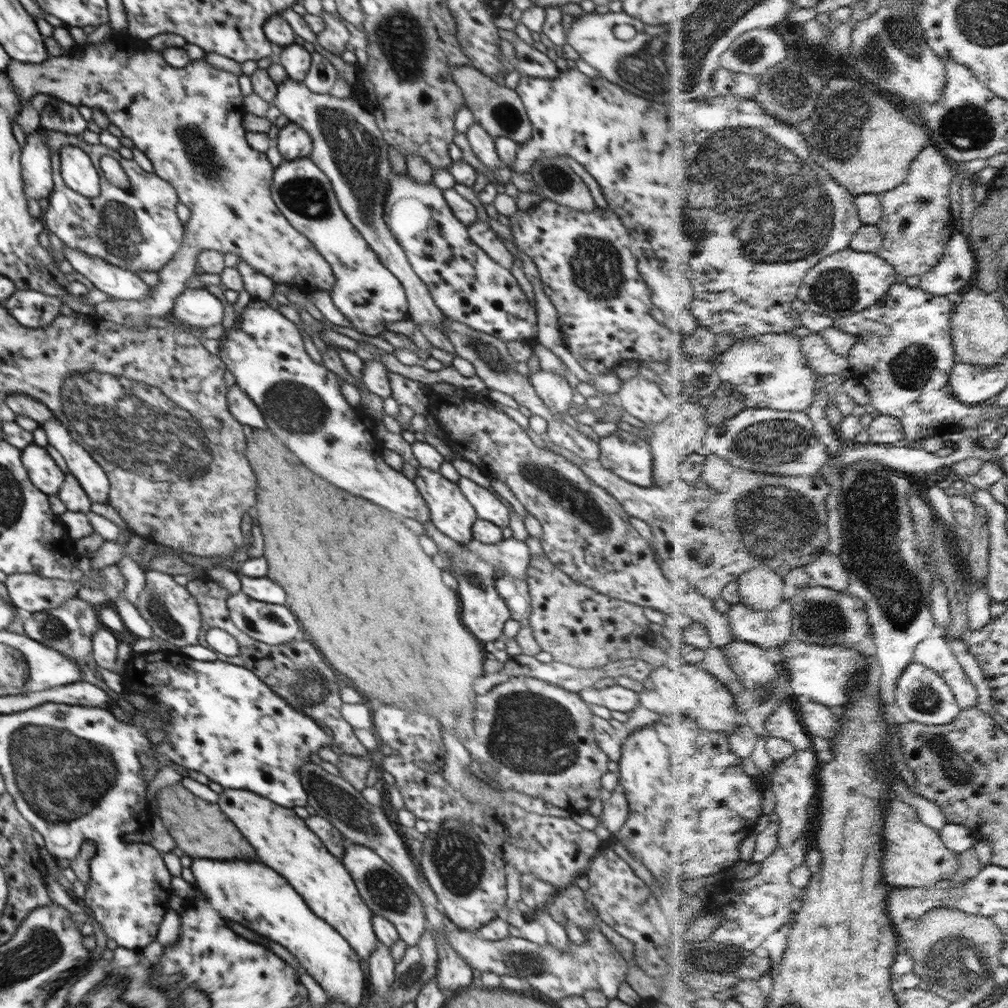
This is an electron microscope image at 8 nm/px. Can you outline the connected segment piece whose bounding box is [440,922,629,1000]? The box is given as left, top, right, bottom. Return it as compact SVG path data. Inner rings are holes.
M454 922L442 925L440 929L445 929L445 936L447 936L447 940L451 943L453 949L472 968L476 968L480 972L493 972L500 976L507 974L508 976L526 978L532 988L540 990L544 996L548 996L552 1000L560 1000L560 998L566 998L566 996L583 996L586 989L594 989L602 992L606 998L616 999L618 990L620 990L618 986L628 980L626 975L629 971L626 961L597 927L588 932L583 932L587 938L586 942L583 942L583 944L571 942L569 950L558 950L550 943L540 947L538 944L531 943L524 938L512 936L502 940L481 940L474 935L474 931L464 931L463 928L456 926Z

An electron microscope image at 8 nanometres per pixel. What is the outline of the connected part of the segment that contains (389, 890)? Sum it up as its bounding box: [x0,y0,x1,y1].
[342,843,428,946]

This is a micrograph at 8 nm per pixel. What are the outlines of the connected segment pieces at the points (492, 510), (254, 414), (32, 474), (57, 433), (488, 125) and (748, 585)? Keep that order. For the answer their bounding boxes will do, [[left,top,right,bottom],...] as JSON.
[[456,476,509,529],[227,383,267,430],[21,443,65,496],[39,417,109,503],[449,65,532,144],[740,564,785,612]]

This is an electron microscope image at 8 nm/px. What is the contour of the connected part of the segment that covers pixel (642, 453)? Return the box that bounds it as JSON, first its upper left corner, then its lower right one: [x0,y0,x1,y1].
[599,427,653,487]

